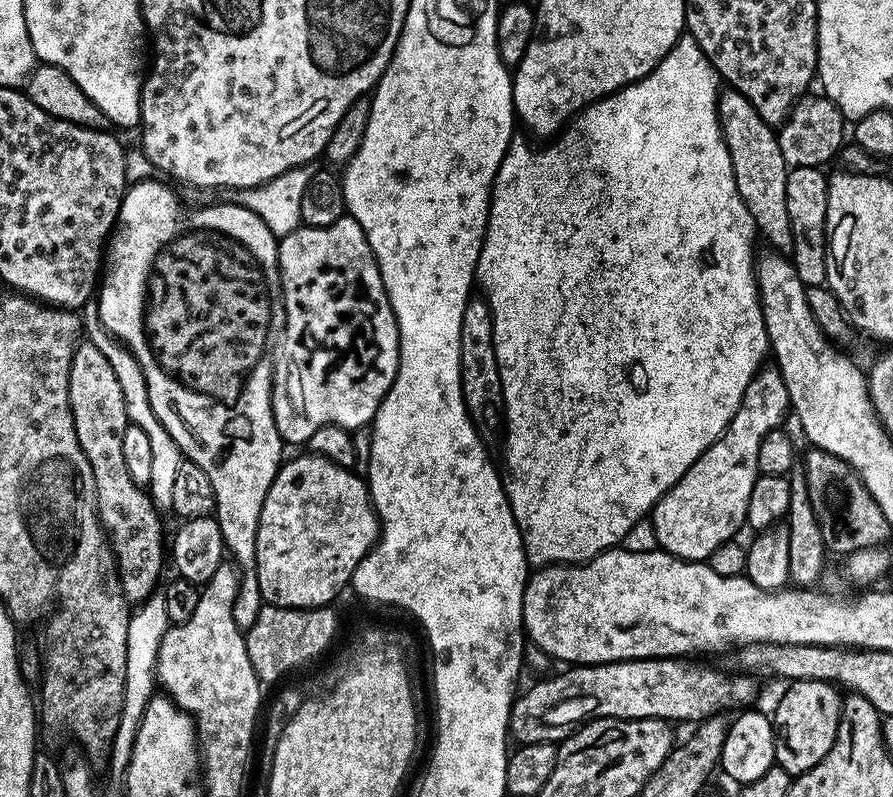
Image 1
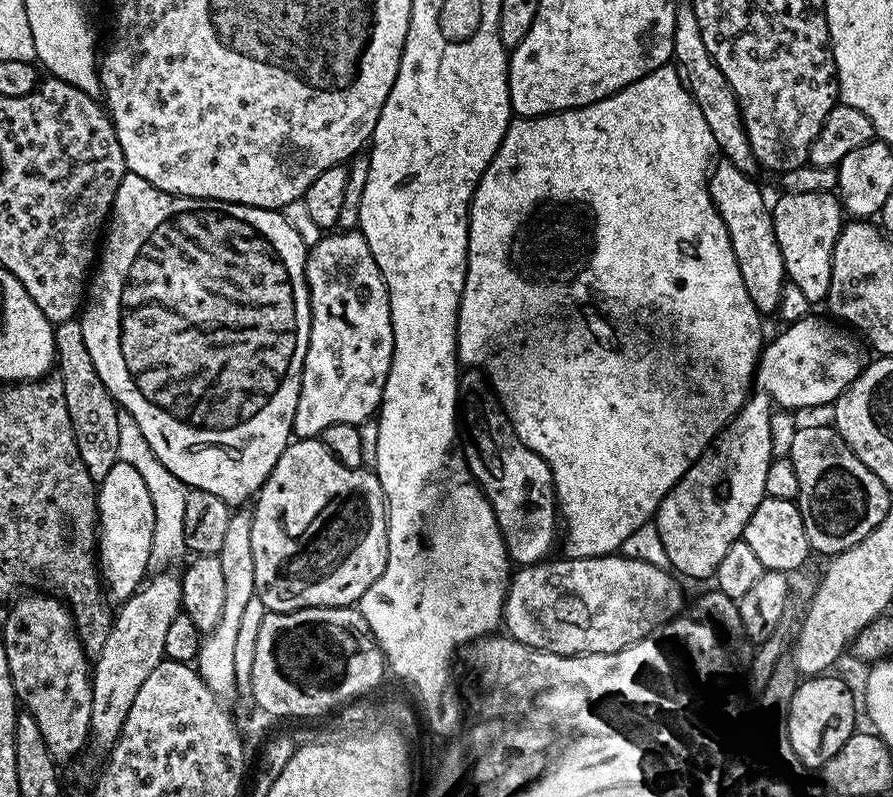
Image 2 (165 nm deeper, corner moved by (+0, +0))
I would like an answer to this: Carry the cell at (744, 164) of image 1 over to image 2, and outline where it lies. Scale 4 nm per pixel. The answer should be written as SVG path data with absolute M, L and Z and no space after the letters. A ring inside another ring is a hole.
M680 10L676 13L672 60L676 71L680 73L684 83L688 85L688 93L694 98L694 102L698 102L698 110L702 110L702 118L706 118L706 126L710 126L710 134L714 134L717 149L722 153L722 156L724 152L723 159L729 164L738 166L738 170L749 174L755 173L758 161L750 144L750 138L746 134L746 126L740 113L740 103L736 101L734 90L730 90L730 82L726 82L726 74L722 74L722 70L718 70L710 50L706 50L706 42L702 42L702 30L698 30L698 18L691 10Z

